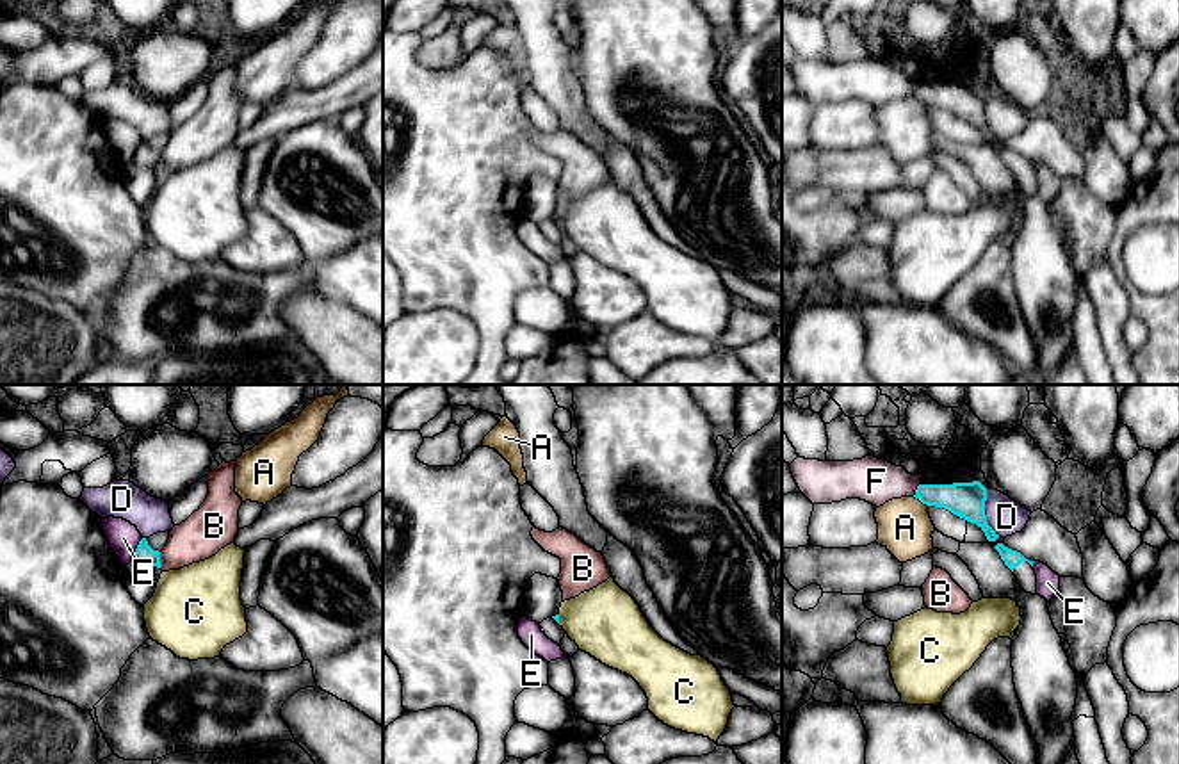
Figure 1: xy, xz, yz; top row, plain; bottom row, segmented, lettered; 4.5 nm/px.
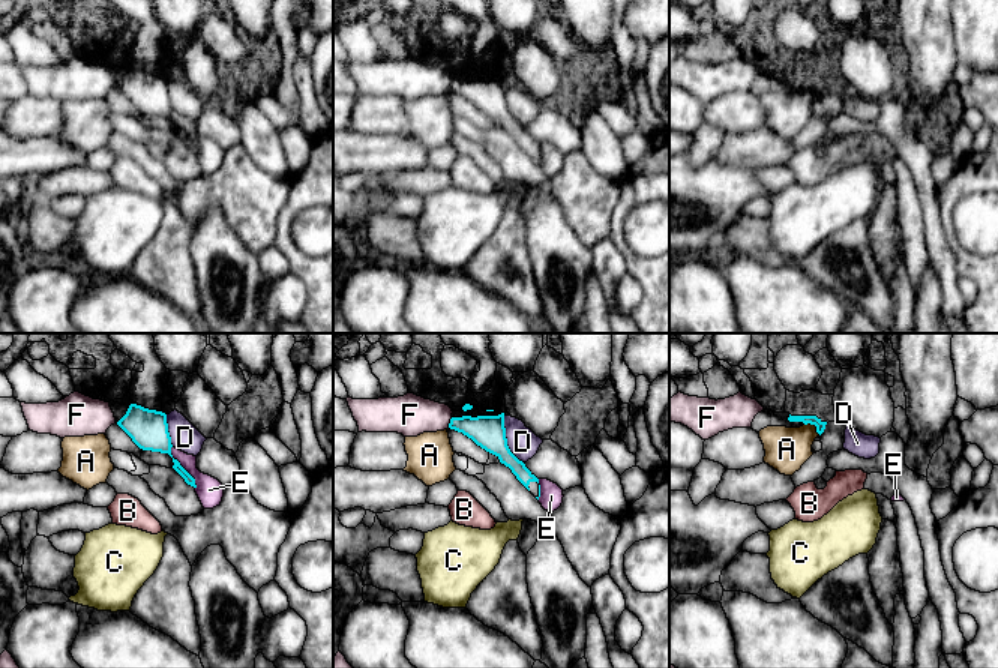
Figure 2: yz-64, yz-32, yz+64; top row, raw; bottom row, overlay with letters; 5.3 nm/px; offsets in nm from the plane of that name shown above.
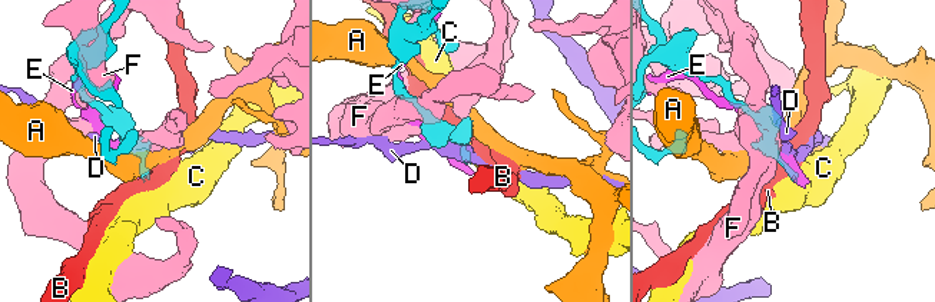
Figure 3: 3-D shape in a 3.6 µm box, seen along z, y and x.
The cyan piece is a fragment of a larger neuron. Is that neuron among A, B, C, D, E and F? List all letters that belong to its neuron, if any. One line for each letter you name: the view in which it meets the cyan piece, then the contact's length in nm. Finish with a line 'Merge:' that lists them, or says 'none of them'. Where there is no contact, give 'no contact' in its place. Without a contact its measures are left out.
Merge: none of them

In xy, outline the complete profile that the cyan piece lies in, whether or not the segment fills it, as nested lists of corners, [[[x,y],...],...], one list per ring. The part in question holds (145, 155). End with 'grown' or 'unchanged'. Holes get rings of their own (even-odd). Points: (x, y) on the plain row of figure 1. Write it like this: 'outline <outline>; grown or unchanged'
outline [[[142,139],[134,153],[134,158],[132,158],[135,164],[139,166],[146,166],[146,167],[157,167],[160,169],[160,153],[159,151],[153,151],[146,139]]]; unchanged

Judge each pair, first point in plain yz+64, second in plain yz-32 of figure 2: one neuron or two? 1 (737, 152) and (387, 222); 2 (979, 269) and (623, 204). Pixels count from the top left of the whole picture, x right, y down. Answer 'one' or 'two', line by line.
1: two
2: one

